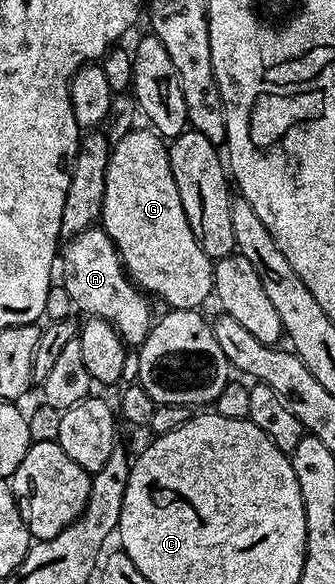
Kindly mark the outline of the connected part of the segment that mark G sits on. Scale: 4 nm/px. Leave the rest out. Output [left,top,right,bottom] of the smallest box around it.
[101,126,213,309]

